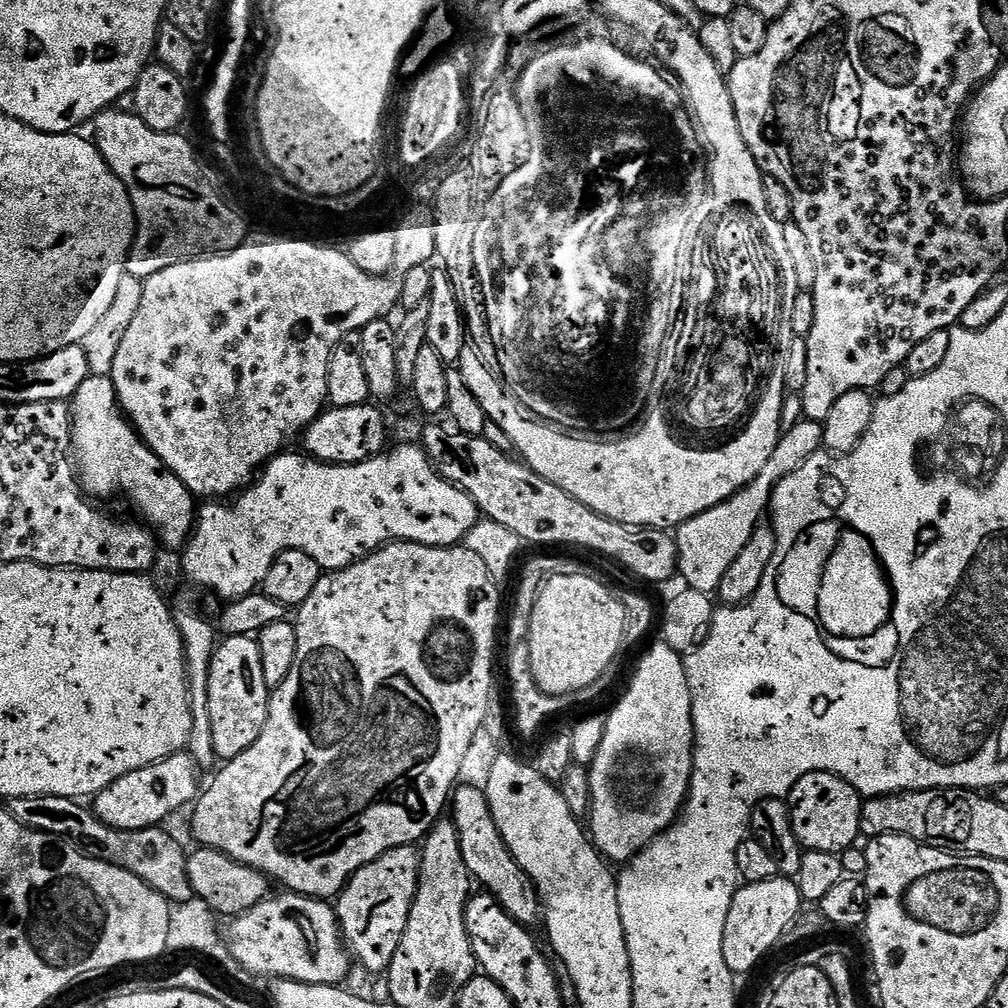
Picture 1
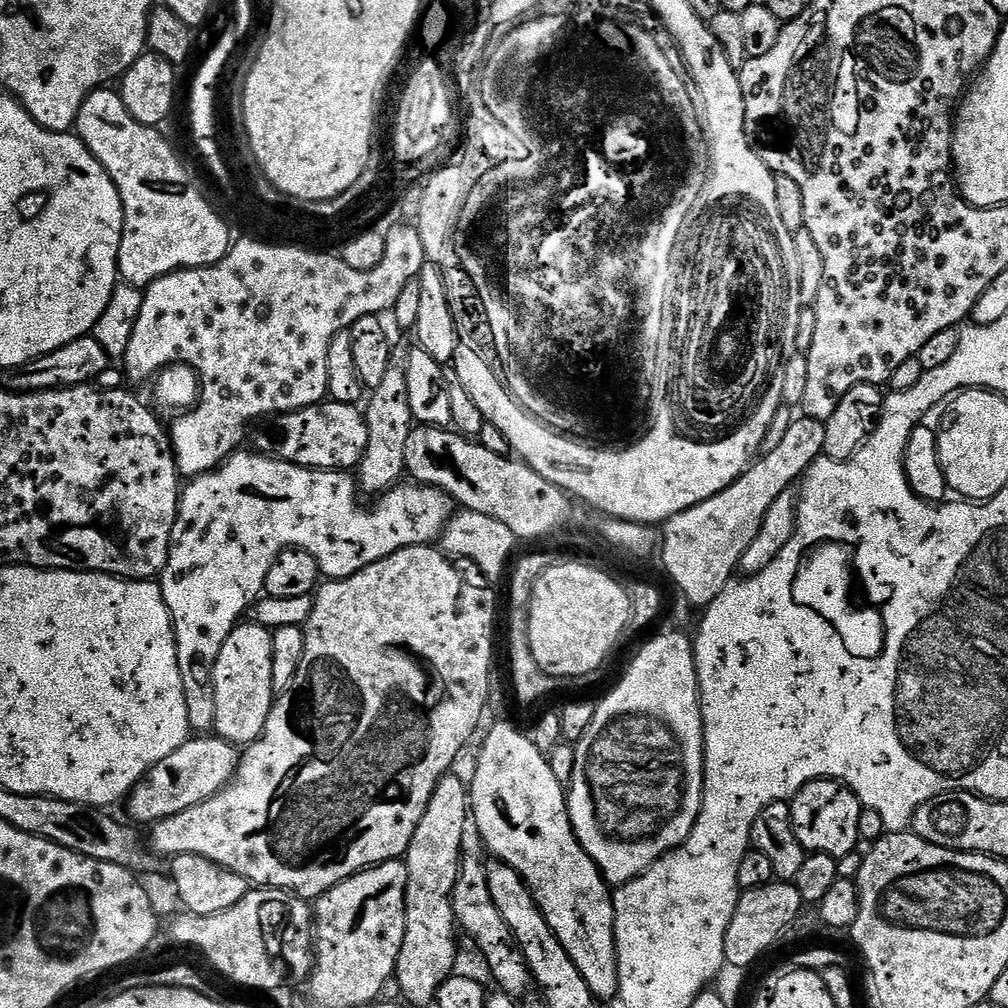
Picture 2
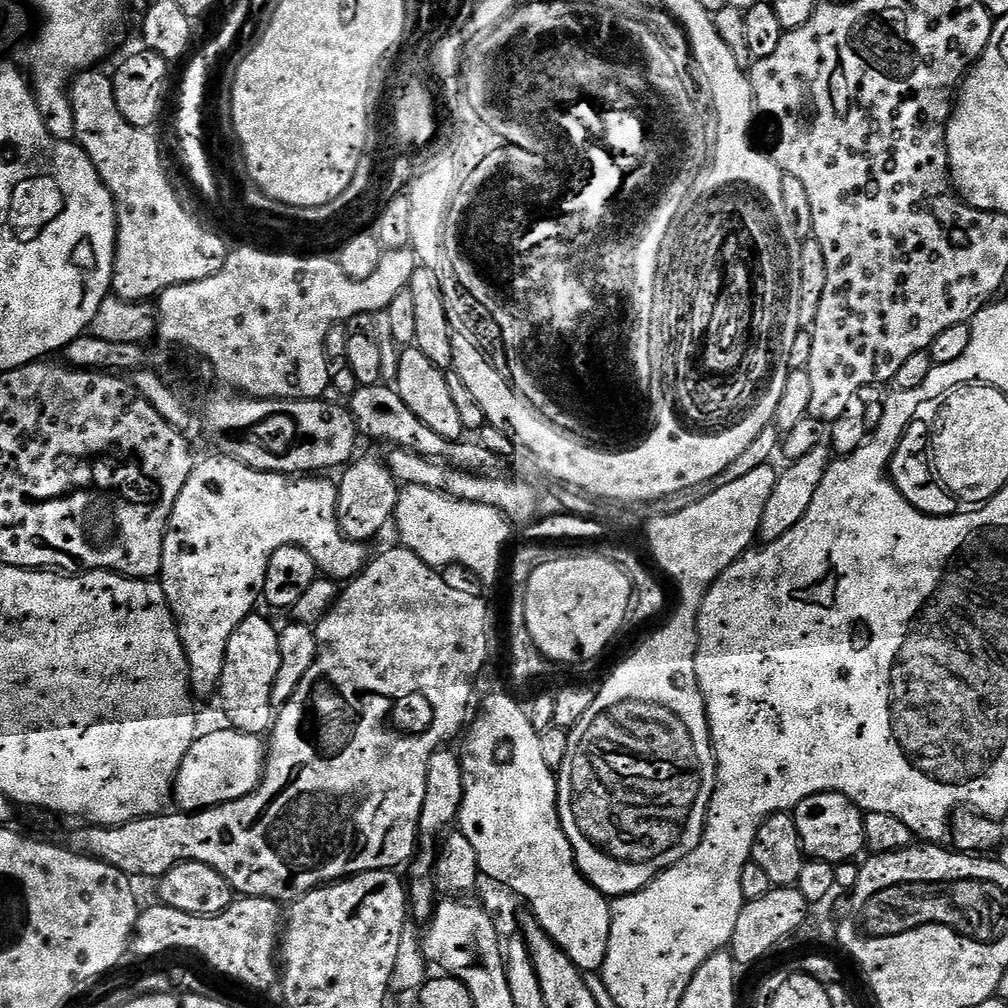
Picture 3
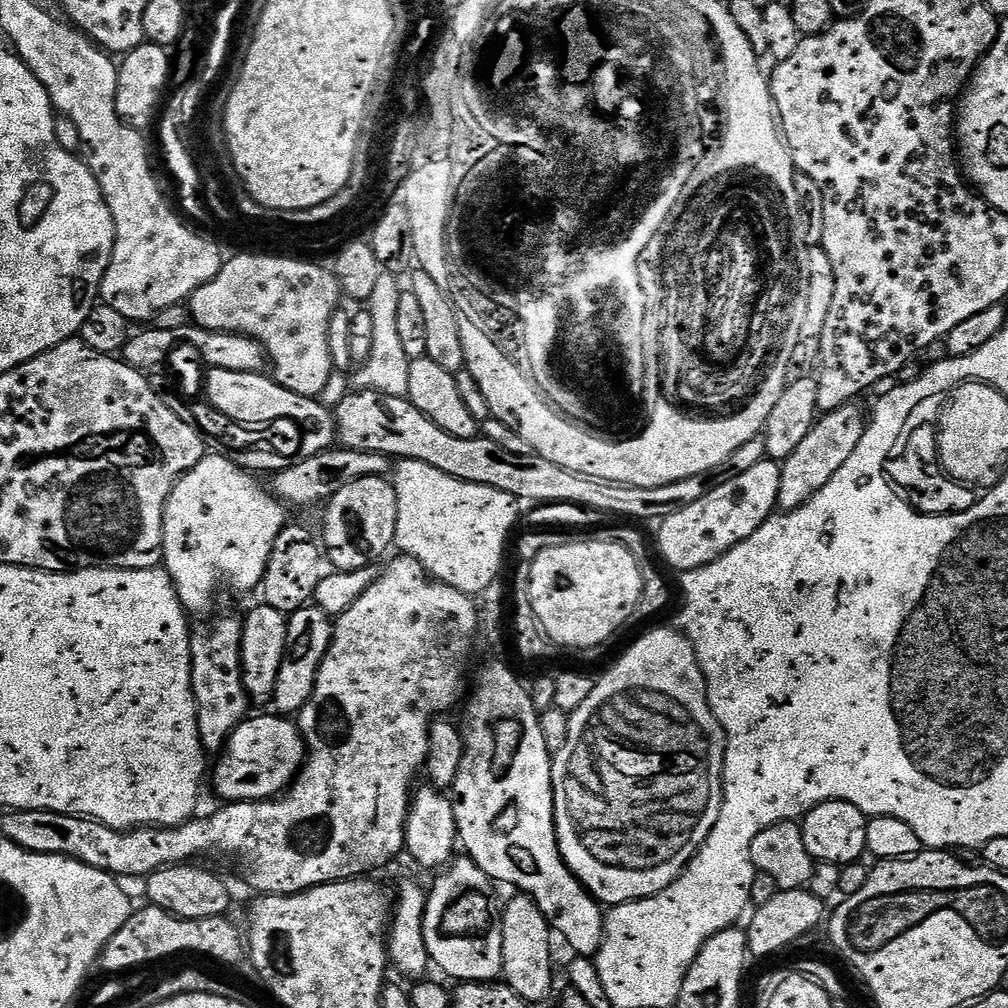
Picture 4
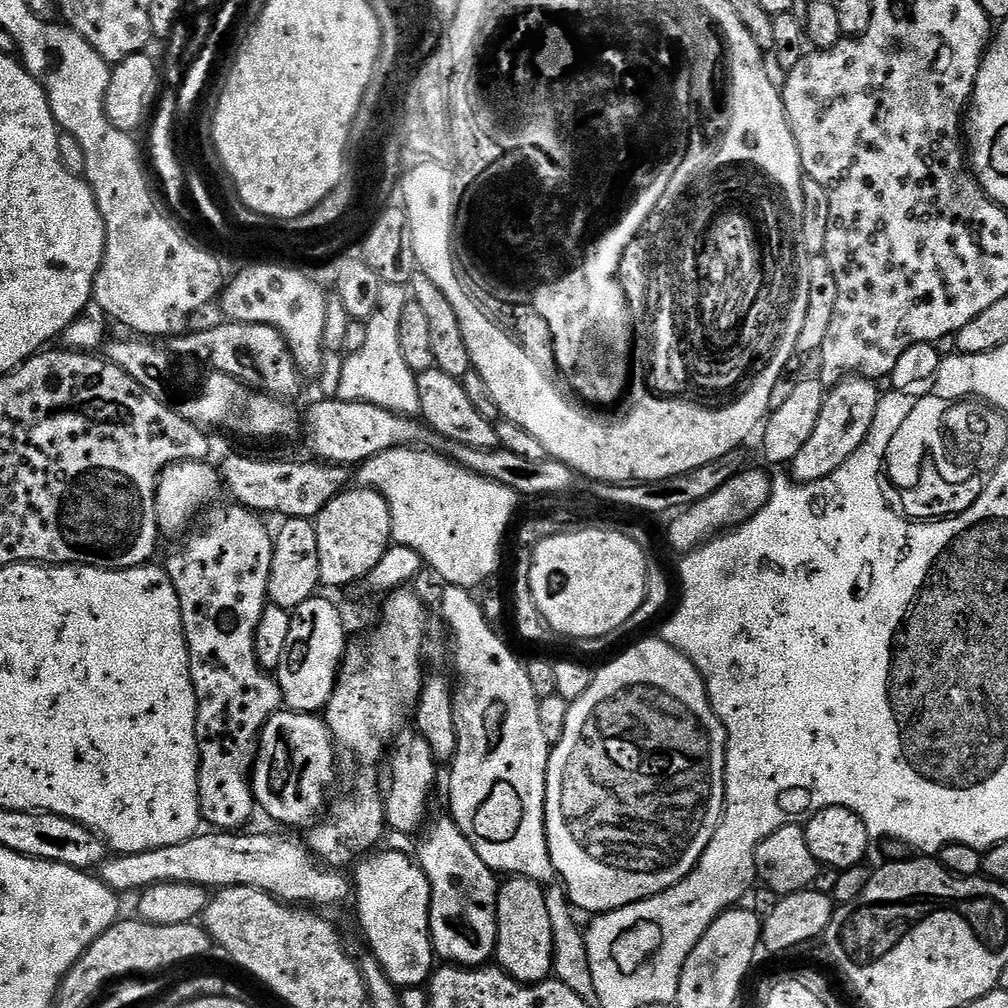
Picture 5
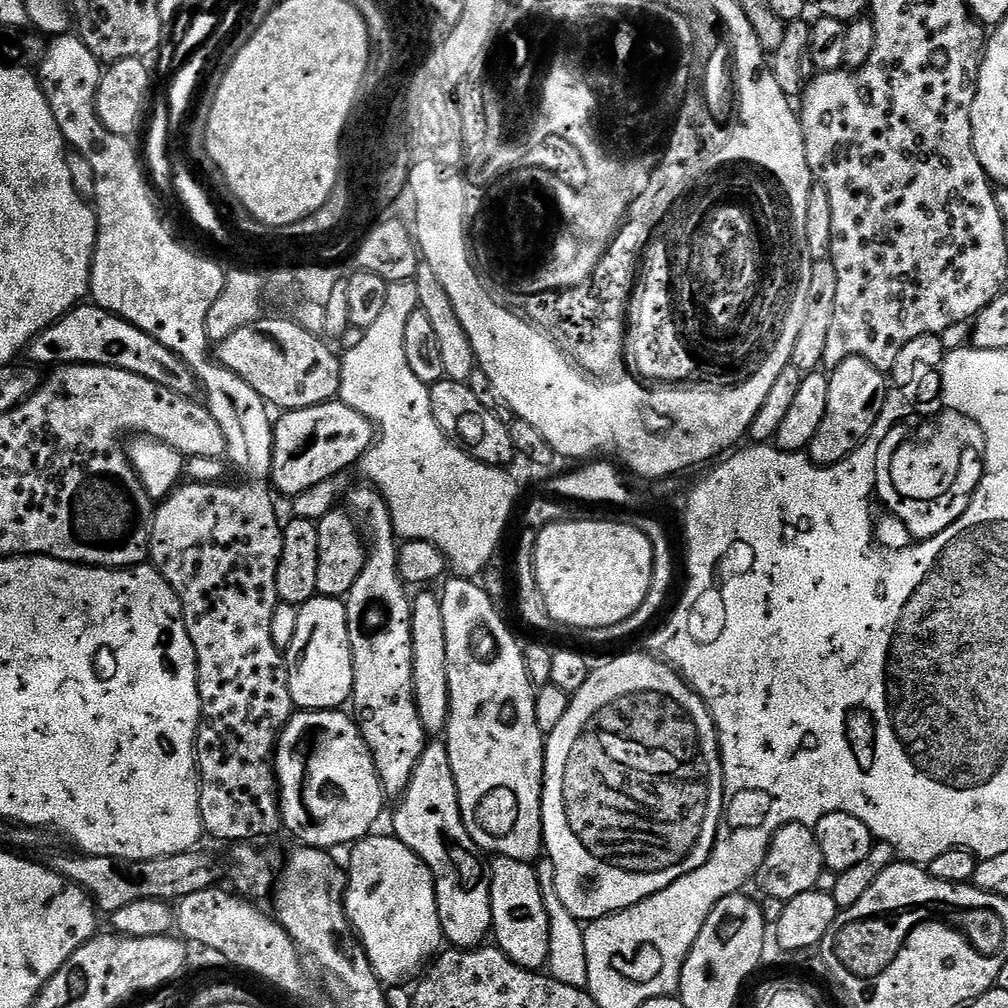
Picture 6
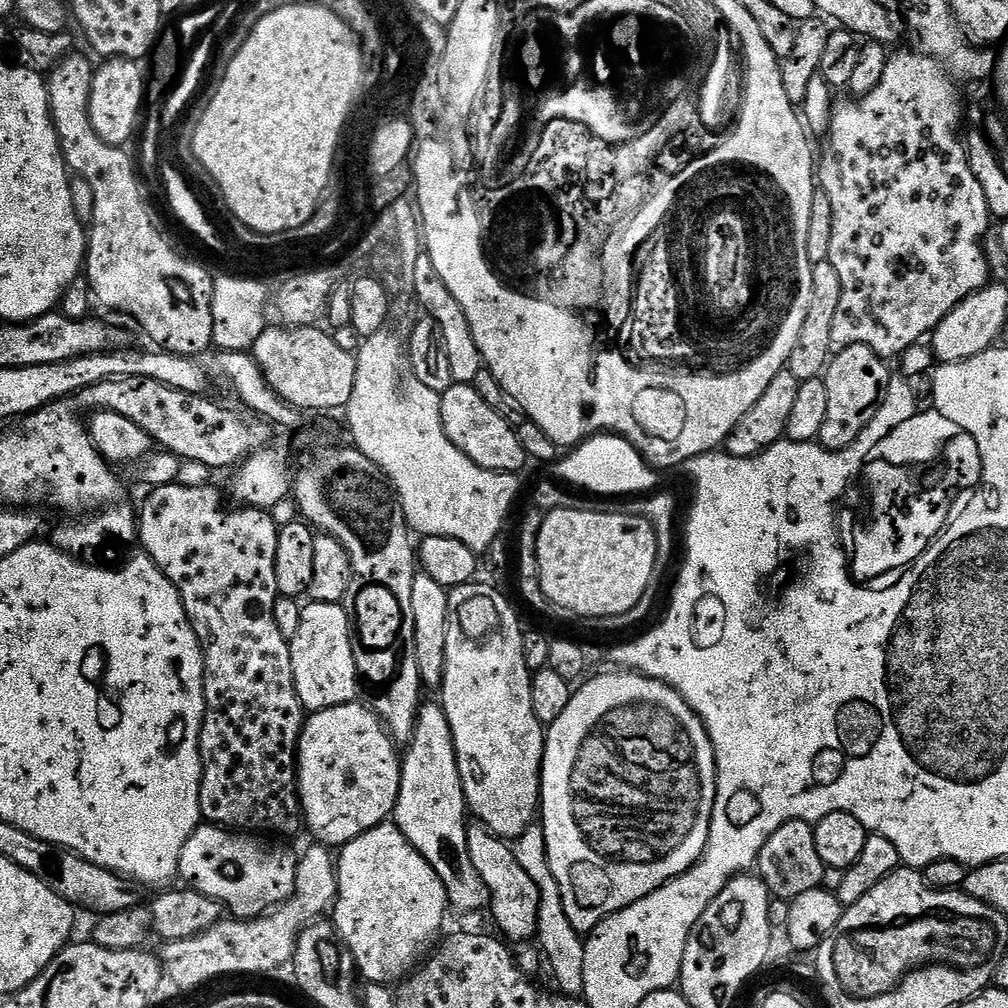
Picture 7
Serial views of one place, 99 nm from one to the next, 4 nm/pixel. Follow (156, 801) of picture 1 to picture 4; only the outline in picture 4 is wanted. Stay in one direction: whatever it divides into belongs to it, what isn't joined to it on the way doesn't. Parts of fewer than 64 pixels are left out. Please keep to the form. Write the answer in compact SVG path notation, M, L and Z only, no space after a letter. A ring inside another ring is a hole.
M279 714L271 715L253 715L244 720L224 745L219 757L221 760L216 764L216 773L210 776L210 784L212 780L221 801L271 800L287 792L303 768L306 749L299 727L291 719Z

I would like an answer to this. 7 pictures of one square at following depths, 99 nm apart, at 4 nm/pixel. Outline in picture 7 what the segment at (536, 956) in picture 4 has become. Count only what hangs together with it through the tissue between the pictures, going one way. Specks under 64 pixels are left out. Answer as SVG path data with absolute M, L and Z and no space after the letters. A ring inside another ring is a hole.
M476 822L468 829L468 853L470 854L470 862L474 862L474 870L478 870L478 874L484 883L486 900L490 908L492 904L492 916L496 919L497 926L512 940L531 941L528 939L531 936L533 939L537 935L536 922L540 909L540 891L534 886L534 880L530 878L530 874L526 874L526 870L522 870L515 851L500 837L493 836L483 824Z

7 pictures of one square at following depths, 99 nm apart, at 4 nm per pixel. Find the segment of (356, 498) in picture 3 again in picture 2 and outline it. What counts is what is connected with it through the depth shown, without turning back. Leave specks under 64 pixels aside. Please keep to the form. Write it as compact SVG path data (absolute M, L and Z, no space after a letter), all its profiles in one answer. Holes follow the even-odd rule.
M391 349L389 364L385 368L382 382L371 389L367 397L368 408L364 412L364 421L368 423L366 450L358 465L358 488L361 493L369 492L372 498L379 497L390 488L396 487L405 479L406 438L410 438L414 421L410 410L410 397L406 391L406 362L409 349Z

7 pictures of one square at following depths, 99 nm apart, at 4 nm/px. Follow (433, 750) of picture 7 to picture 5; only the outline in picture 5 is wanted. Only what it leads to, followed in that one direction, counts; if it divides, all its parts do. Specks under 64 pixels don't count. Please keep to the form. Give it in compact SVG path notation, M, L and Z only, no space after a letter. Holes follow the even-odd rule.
M444 814L437 820L429 819L423 829L424 841L420 844L418 863L428 876L432 897L429 902L429 930L435 955L441 961L451 962L465 968L479 968L493 959L496 951L496 893L498 876L482 858L478 858L478 850L470 846L466 834L458 830L451 815Z

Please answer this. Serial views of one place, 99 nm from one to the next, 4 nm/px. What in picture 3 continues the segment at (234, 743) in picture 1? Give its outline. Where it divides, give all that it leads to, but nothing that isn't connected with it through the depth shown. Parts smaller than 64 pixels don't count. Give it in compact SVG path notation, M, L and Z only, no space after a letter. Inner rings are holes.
M253 614L248 616L230 634L230 642L226 646L226 662L222 666L222 678L218 689L218 701L224 707L224 716L231 727L239 732L255 732L264 734L269 731L274 719L272 707L272 691L274 690L274 678L278 678L278 666L282 666L282 654L280 653L280 633L277 625L272 625L264 616Z

